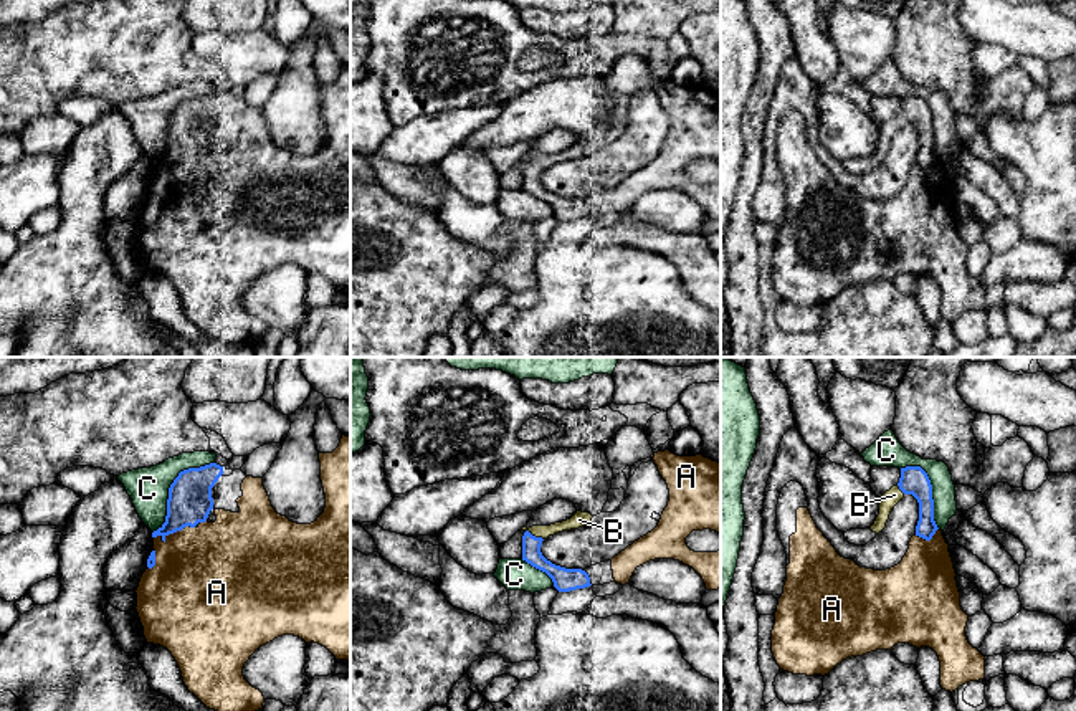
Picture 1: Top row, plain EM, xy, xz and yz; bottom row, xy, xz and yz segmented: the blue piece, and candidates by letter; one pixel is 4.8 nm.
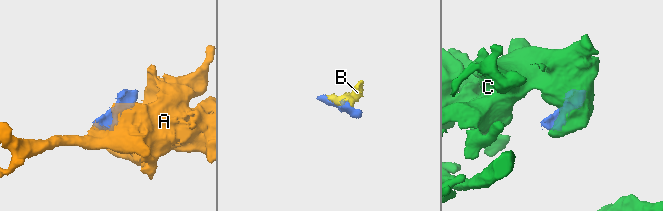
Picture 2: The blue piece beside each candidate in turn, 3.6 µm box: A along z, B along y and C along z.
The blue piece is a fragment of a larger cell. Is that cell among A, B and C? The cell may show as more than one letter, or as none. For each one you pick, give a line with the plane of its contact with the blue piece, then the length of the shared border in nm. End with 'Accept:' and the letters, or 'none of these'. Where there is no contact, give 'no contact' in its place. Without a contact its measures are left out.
A: meets blue in xy; contact 200 nm long
B: meets blue in xz; contact 100 nm long
Accept: A, B

